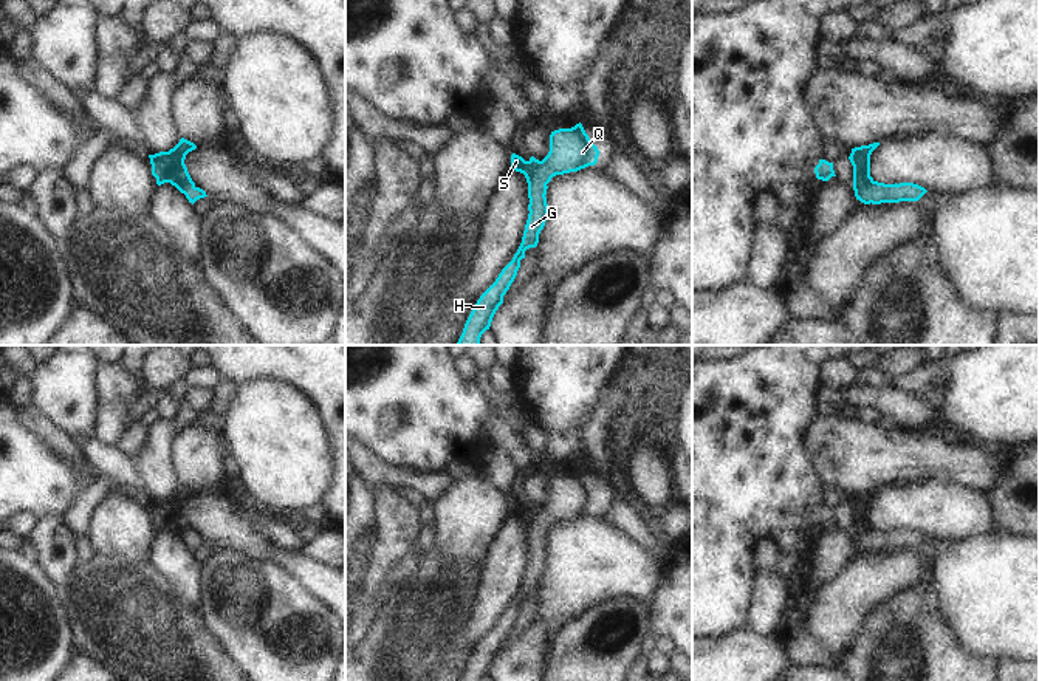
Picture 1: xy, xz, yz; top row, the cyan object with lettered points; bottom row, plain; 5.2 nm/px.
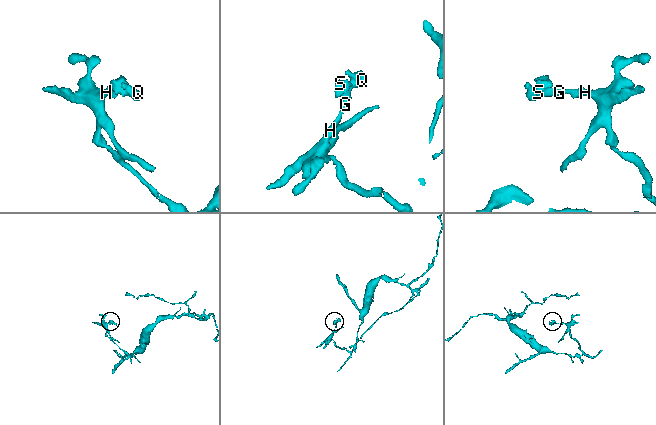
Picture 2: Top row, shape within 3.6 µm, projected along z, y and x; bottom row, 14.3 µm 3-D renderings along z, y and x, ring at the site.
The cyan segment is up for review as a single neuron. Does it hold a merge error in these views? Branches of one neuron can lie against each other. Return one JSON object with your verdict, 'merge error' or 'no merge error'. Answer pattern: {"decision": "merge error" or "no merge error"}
{"decision": "no merge error"}

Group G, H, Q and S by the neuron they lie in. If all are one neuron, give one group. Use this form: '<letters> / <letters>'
G H Q S

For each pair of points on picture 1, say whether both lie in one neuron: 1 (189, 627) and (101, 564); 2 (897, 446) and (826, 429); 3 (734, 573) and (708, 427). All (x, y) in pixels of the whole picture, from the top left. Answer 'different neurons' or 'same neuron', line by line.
1: same neuron
2: same neuron
3: same neuron

